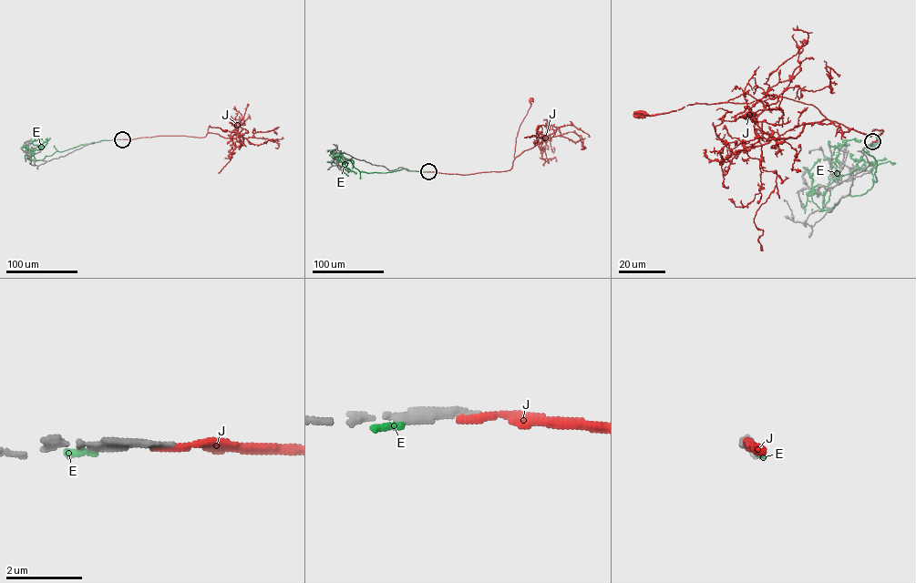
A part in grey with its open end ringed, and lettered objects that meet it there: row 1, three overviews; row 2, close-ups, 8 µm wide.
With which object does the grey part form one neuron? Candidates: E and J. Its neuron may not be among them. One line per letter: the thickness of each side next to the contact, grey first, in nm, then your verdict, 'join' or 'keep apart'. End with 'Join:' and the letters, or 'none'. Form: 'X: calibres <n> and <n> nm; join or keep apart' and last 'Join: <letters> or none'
E: calibres 160 and 140 nm; keep apart
J: calibres 240 and 180 nm; join
Join: J

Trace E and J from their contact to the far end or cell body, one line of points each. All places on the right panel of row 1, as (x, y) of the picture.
E: (873, 141), (864, 151), (877, 181), (821, 210), (843, 175), (838, 148), (860, 140)
J: (872, 141), (883, 130), (862, 134), (828, 119), (811, 105), (780, 97), (639, 113)

